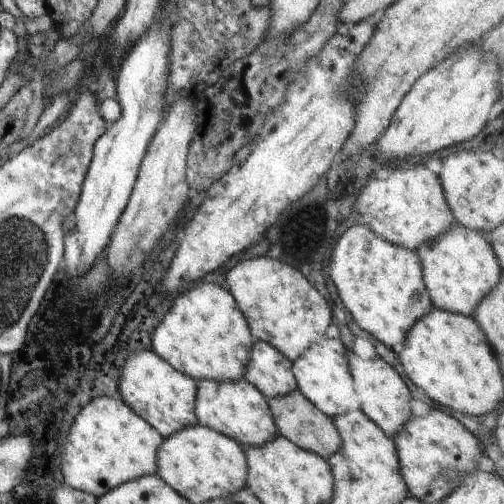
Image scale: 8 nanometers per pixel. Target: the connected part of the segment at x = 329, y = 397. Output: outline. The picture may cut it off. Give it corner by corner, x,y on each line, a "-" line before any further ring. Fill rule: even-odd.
324,337
292,363
292,372
298,384
299,391
320,411
329,416
344,416
348,408
348,398
356,390
353,385
350,368
348,368
348,353
340,339

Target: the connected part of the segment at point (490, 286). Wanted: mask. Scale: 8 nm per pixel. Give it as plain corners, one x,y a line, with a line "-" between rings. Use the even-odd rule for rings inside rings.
456,222
448,232
428,244
422,244
422,248
415,252
420,258
424,286
438,310
472,317
478,304
498,286
502,278
500,264
488,239
482,233

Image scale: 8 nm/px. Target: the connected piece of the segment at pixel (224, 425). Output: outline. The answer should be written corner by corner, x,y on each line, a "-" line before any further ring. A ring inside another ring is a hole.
246,379
238,382
214,382
214,380
196,381
196,404
194,412
198,423
214,429
235,440
242,447
264,446
280,435
268,399

